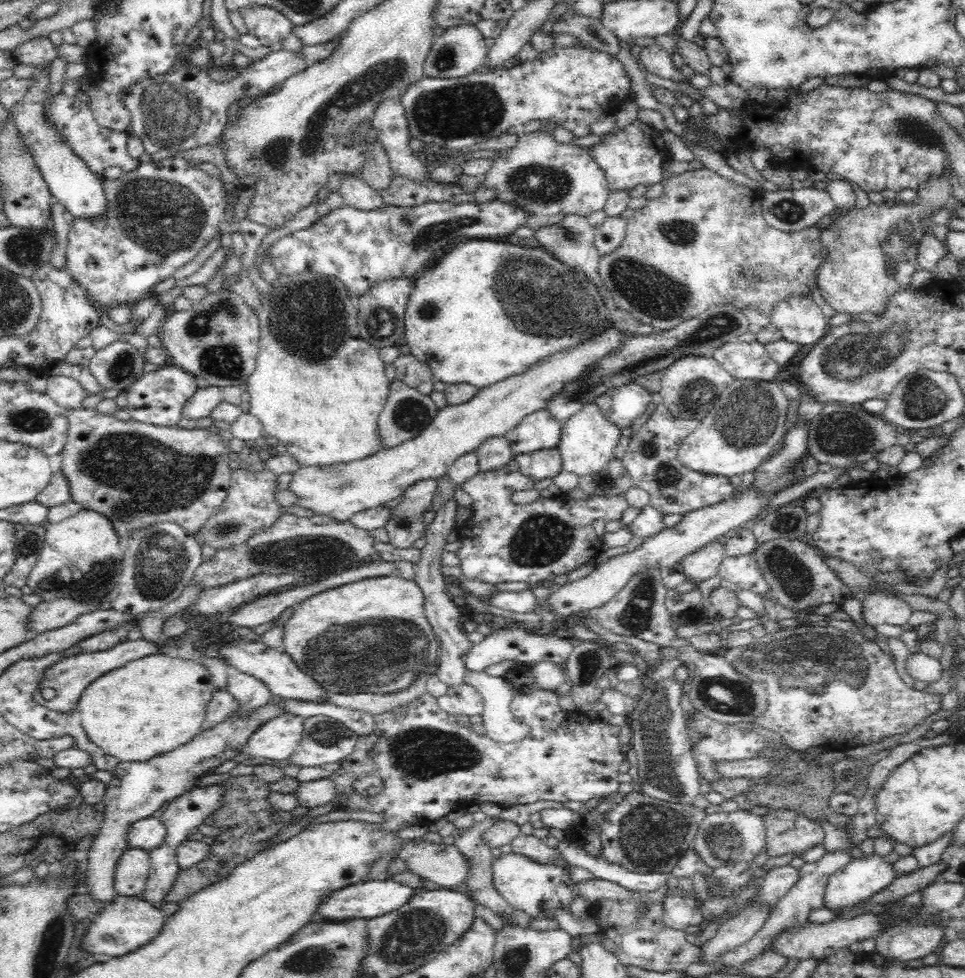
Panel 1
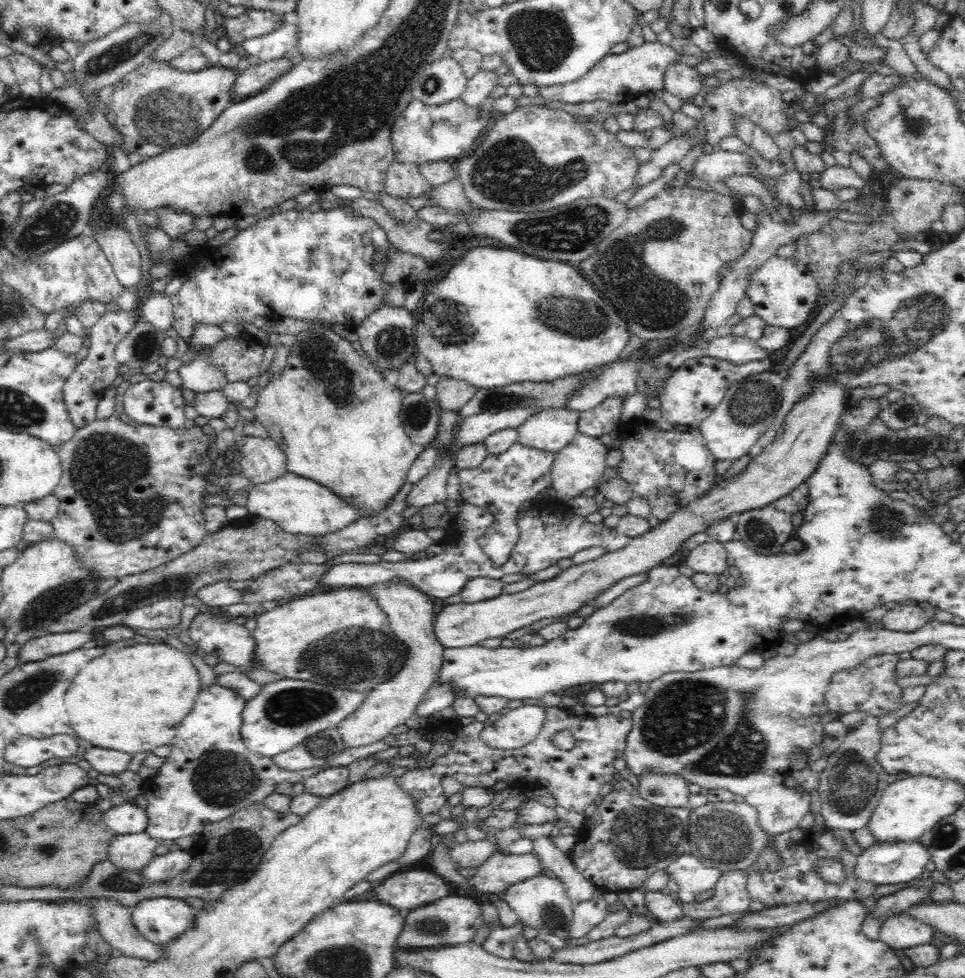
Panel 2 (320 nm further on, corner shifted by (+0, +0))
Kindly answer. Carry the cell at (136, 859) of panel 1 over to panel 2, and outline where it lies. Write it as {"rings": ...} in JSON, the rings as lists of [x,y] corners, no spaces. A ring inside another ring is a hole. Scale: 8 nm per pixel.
{"rings":[[[146,832],[116,835],[110,842],[107,854],[118,868],[138,873],[155,858],[154,851],[158,846],[157,840]]]}

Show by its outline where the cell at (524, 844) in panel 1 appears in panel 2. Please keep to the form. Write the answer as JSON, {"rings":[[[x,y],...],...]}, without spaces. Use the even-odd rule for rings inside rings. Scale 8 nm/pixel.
{"rings":[[[617,778],[611,792],[594,806],[594,813],[586,817],[581,828],[577,830],[577,845],[569,852],[578,873],[592,882],[598,890],[620,892],[625,889],[639,889],[656,871],[667,867],[682,854],[691,854],[688,841],[690,809],[674,807],[657,807],[644,800],[639,791],[628,779]]]}

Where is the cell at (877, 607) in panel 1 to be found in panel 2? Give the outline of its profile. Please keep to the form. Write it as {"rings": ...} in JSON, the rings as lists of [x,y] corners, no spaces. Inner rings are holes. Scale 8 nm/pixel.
{"rings":[[[906,603],[888,609],[882,617],[883,628],[894,632],[916,632],[928,624],[926,612],[917,603]]]}

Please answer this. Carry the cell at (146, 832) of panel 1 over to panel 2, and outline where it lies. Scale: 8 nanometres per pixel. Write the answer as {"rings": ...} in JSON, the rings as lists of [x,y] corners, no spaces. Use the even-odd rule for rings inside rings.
{"rings":[[[130,801],[114,805],[102,814],[103,824],[115,835],[142,833],[149,824],[147,811]]]}

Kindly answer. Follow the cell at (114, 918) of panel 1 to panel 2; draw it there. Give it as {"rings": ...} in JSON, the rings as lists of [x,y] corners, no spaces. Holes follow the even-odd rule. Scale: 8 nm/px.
{"rings":[[[159,897],[146,899],[131,908],[136,930],[154,944],[166,944],[189,931],[195,923],[196,910],[184,899]]]}

